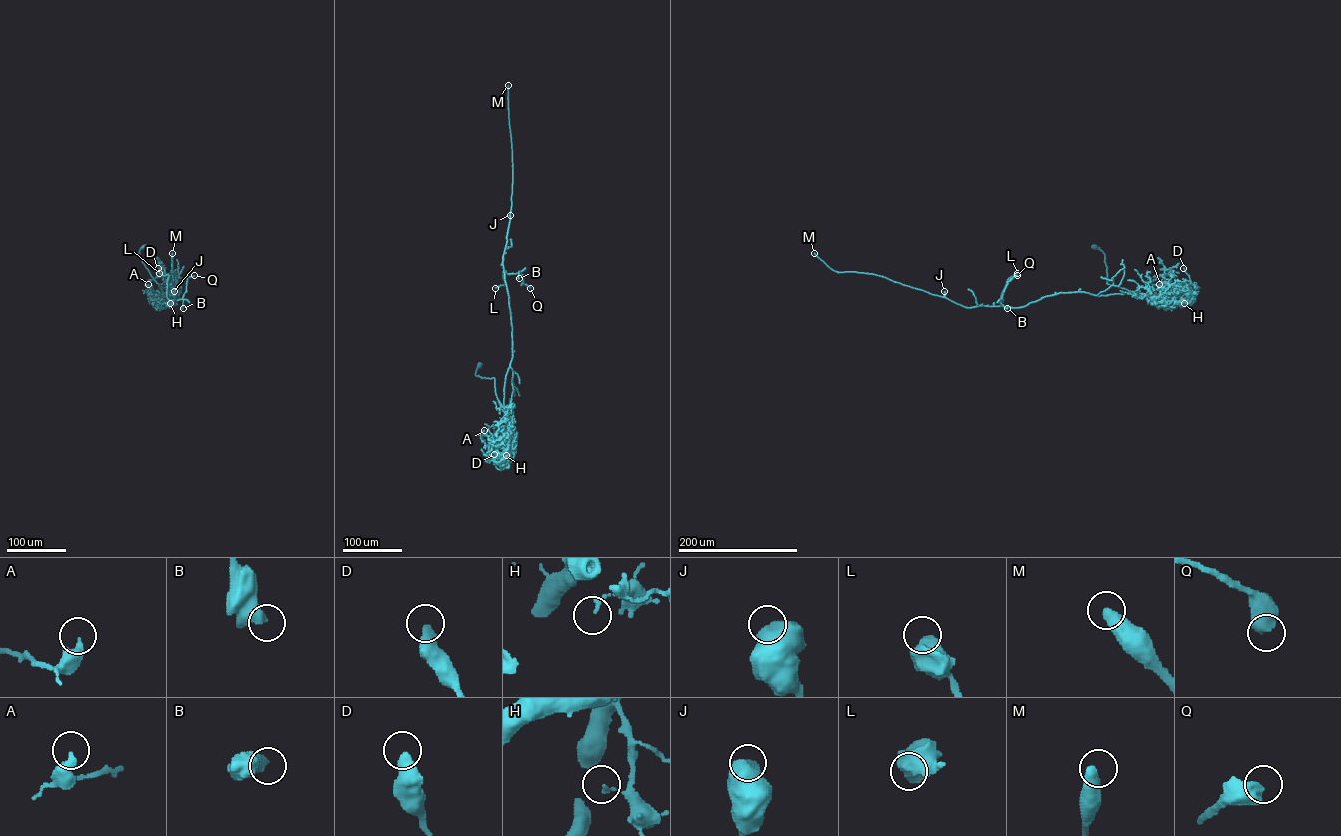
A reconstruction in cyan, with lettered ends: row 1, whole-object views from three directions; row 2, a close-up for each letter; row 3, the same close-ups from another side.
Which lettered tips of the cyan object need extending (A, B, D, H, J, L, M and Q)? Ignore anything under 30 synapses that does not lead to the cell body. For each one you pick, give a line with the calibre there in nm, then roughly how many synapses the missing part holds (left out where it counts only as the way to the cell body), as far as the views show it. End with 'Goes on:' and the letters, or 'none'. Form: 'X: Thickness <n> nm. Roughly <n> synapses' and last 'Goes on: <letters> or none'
M: Thickness 550 nm. Roughly 450 synapses
Goes on: M

